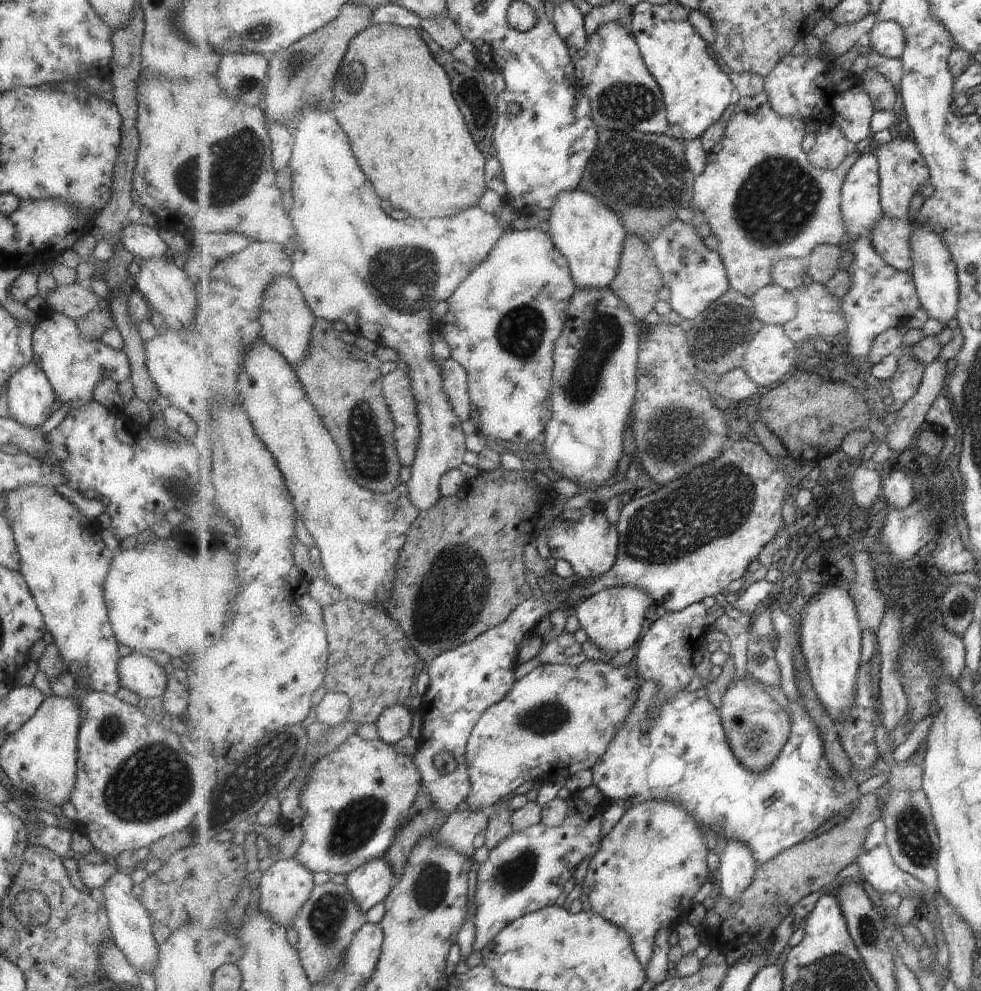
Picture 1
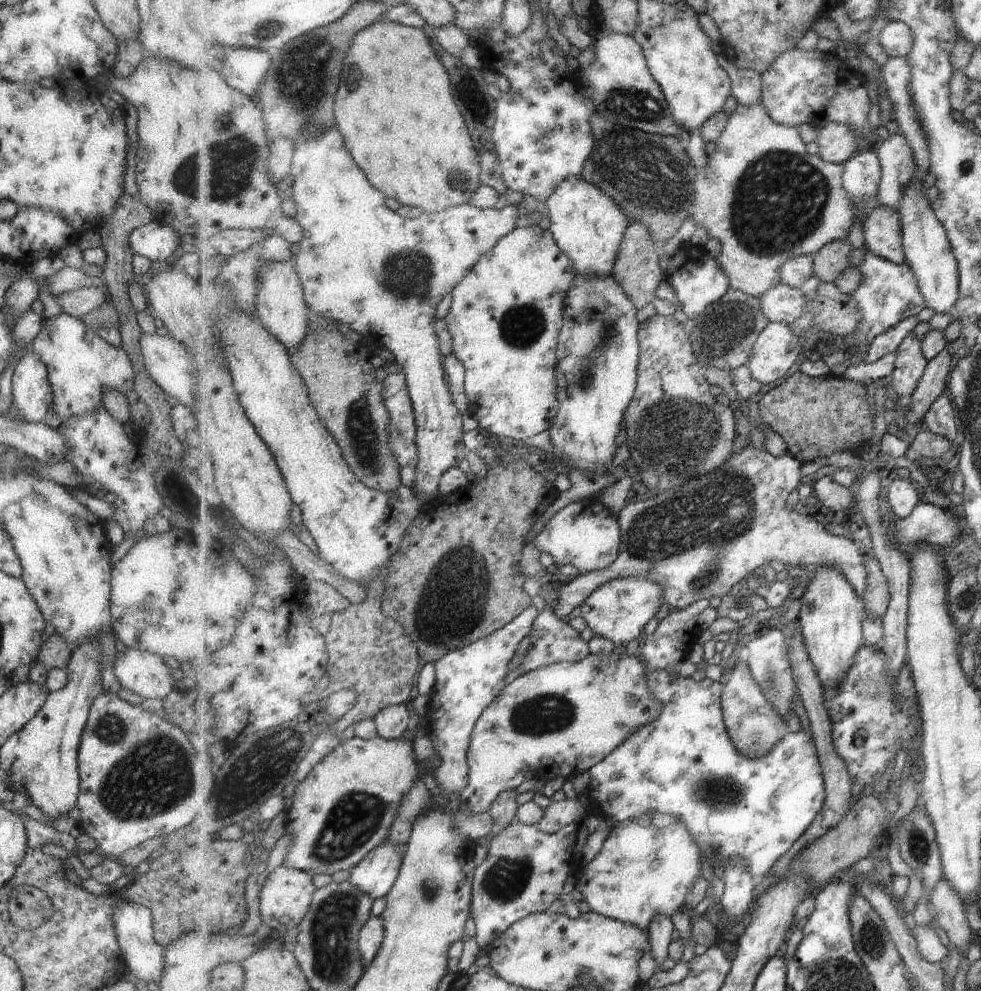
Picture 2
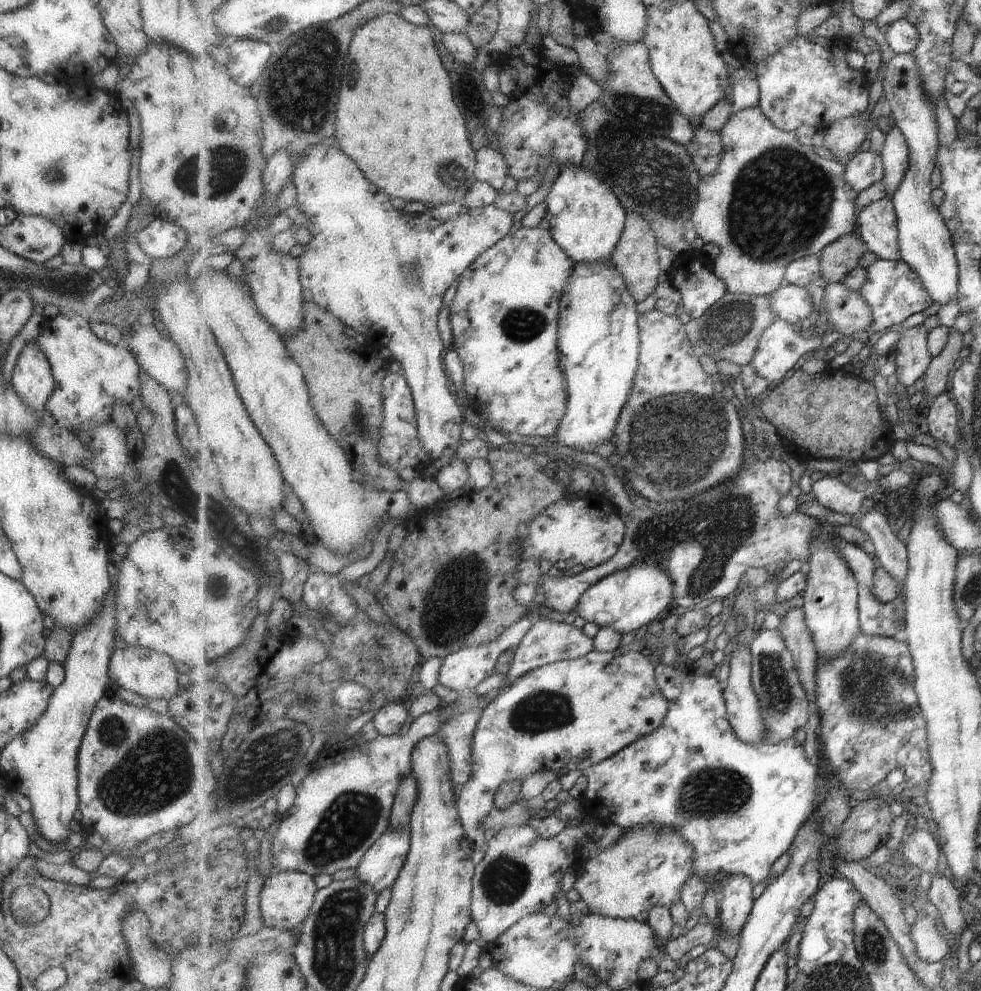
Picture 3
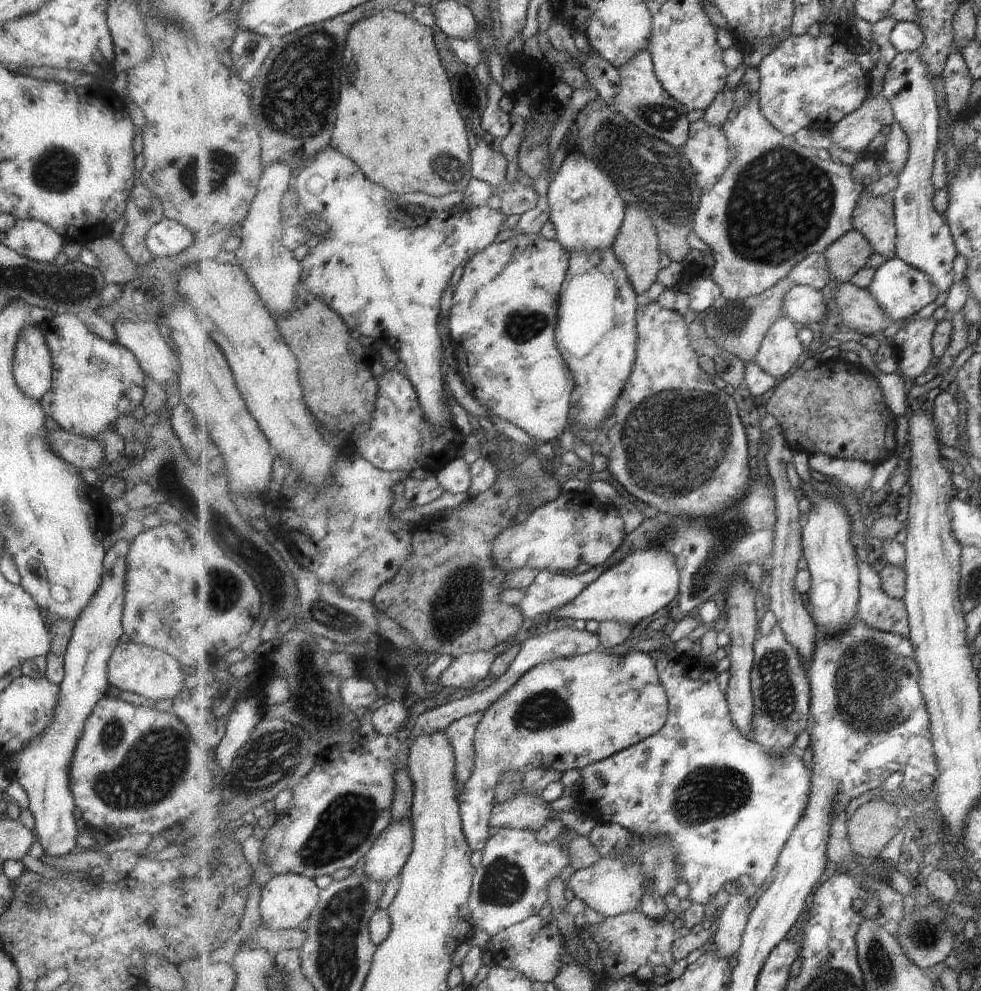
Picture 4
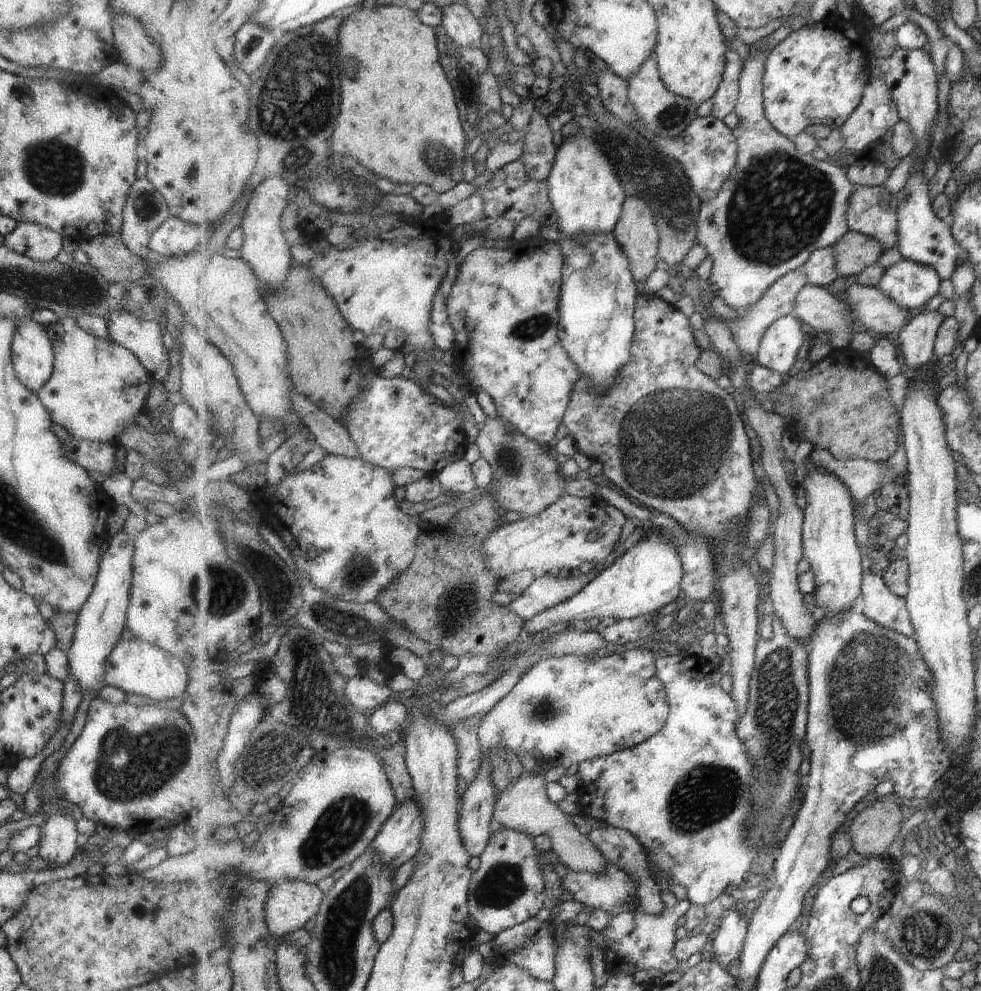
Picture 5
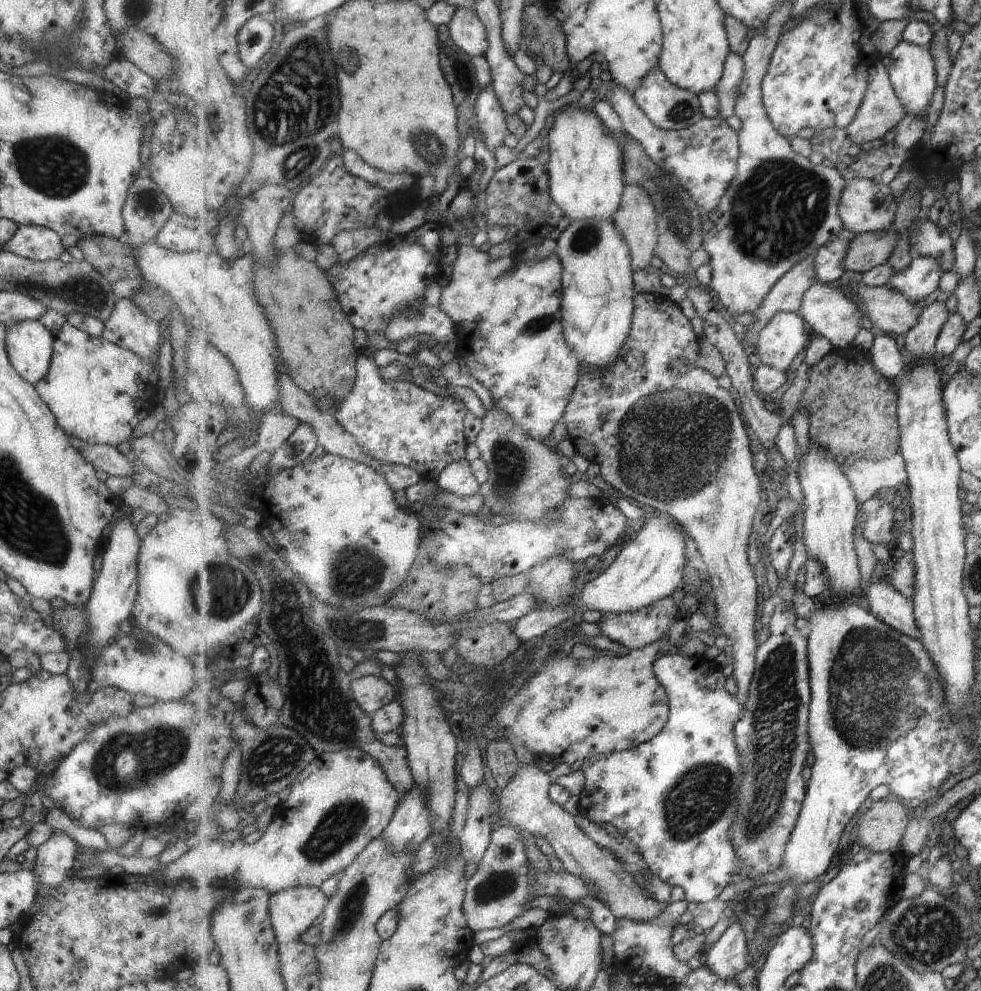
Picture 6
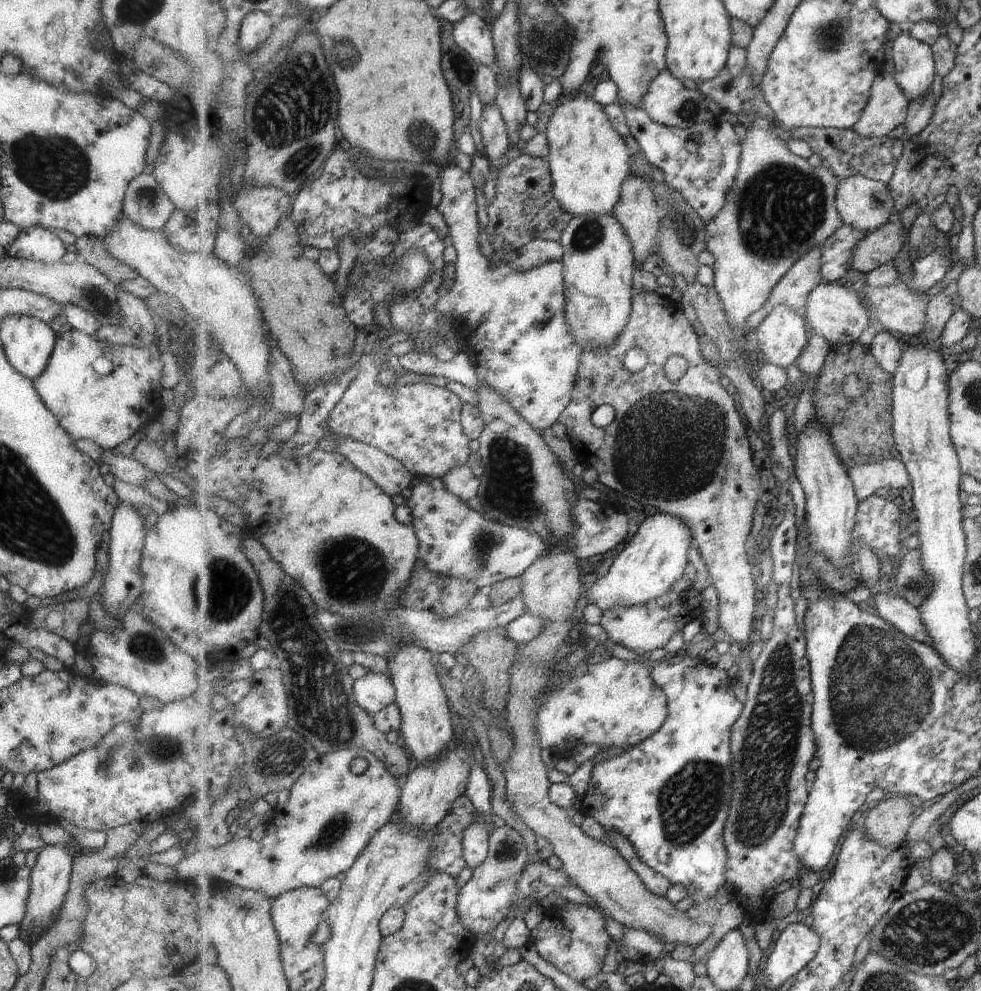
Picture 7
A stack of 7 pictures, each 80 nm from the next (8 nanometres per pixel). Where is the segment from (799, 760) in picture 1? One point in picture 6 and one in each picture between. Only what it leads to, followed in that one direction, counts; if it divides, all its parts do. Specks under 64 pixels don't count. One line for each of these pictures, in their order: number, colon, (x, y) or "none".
2: (684, 763)
3: (740, 806)
4: (728, 806)
5: (685, 793)
6: (675, 796)

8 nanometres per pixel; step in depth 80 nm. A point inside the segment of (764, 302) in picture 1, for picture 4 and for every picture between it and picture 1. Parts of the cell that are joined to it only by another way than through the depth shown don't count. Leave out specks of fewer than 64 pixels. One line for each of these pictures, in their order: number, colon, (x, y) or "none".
2: (785, 304)
3: (792, 303)
4: (804, 304)

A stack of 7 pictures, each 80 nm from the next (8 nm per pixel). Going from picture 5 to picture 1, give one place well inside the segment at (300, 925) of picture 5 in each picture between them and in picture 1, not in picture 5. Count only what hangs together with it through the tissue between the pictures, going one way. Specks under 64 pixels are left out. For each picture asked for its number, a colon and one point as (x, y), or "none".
1: (285, 887)
2: (286, 897)
3: (288, 897)
4: (287, 901)

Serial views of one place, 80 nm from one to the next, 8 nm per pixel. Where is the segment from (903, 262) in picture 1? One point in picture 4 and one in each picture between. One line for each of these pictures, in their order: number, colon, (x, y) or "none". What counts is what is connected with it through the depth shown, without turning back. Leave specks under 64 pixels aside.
2: (883, 232)
3: (877, 222)
4: (875, 216)

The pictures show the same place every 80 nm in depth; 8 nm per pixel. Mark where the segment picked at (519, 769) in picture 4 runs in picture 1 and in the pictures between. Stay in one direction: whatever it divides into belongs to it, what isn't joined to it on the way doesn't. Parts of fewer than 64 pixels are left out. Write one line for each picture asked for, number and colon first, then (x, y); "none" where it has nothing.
1: (558, 719)
2: (559, 720)
3: (569, 715)

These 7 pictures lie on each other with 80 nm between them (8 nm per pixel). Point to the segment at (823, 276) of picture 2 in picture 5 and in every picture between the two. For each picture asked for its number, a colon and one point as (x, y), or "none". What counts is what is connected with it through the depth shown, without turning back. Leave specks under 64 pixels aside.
3: (839, 259)
4: (850, 253)
5: (855, 252)

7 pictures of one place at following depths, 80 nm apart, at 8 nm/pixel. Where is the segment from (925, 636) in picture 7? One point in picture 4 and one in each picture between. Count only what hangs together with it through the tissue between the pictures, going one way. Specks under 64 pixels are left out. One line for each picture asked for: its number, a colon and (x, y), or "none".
4: (880, 611)
5: (887, 608)
6: (886, 602)

